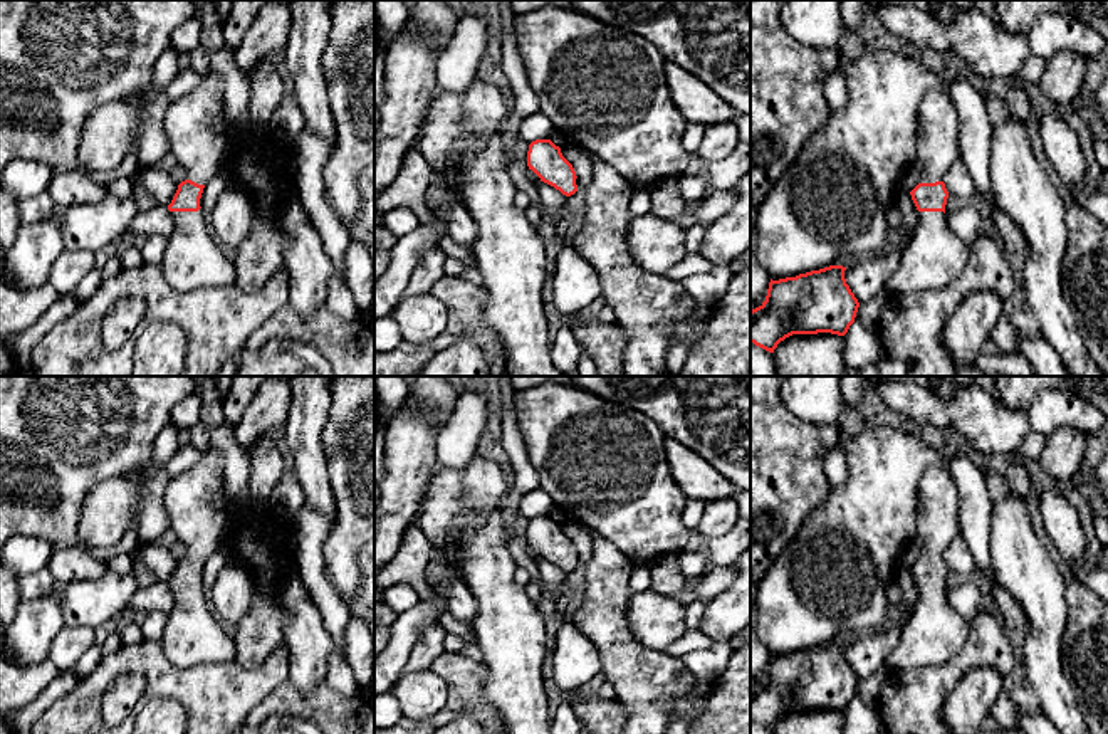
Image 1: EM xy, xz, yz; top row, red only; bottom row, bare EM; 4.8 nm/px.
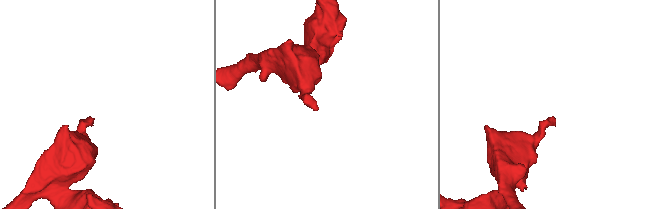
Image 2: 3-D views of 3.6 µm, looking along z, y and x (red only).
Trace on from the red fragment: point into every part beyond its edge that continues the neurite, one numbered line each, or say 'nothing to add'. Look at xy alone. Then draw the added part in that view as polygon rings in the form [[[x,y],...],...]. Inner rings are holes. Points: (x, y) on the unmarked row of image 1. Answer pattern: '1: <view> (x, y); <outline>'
1: xy (193, 635); [[[203,573],[198,588],[171,588],[175,606],[161,638],[166,658],[178,668],[203,663],[232,663],[232,628],[217,618],[205,598]]]

